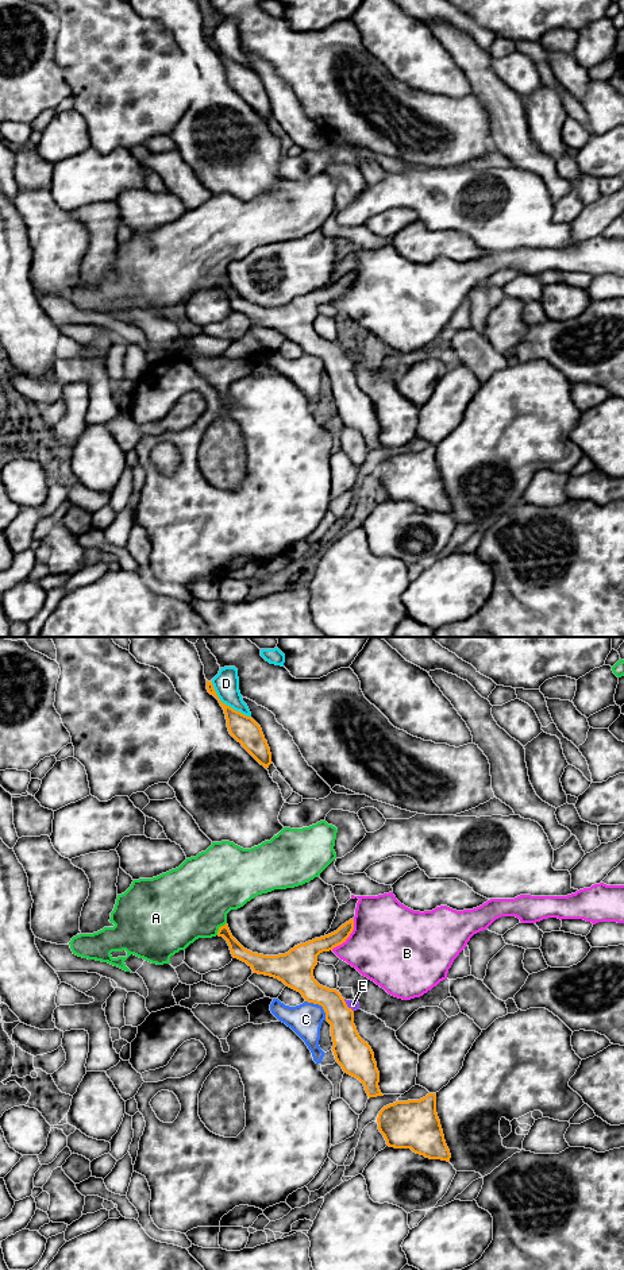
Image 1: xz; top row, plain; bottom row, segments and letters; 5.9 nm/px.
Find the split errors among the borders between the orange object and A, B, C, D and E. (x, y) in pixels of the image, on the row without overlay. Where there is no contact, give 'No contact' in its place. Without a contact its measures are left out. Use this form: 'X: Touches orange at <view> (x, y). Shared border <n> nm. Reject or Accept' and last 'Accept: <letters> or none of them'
A: Touches orange at xz (219, 281). Shared border 100 nm. Reject
B: Touches orange at xz (347, 289). Shared border 240 nm. Reject
C: Touches orange at xz (320, 356). Shared border 170 nm. Reject
D: Touches orange at xz (226, 57). Shared border 320 nm. Reject
E: Touches orange at xz (346, 358). Shared border 100 nm. Reject
Accept: none of them

